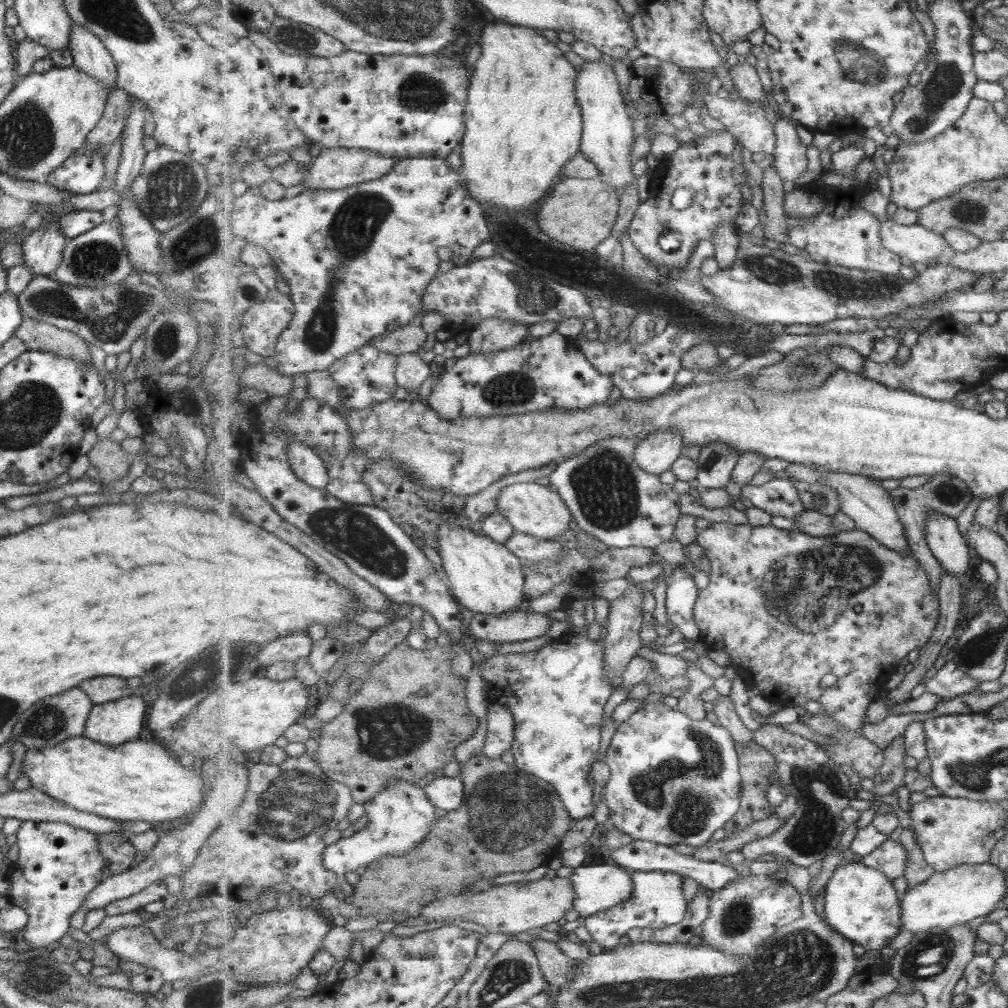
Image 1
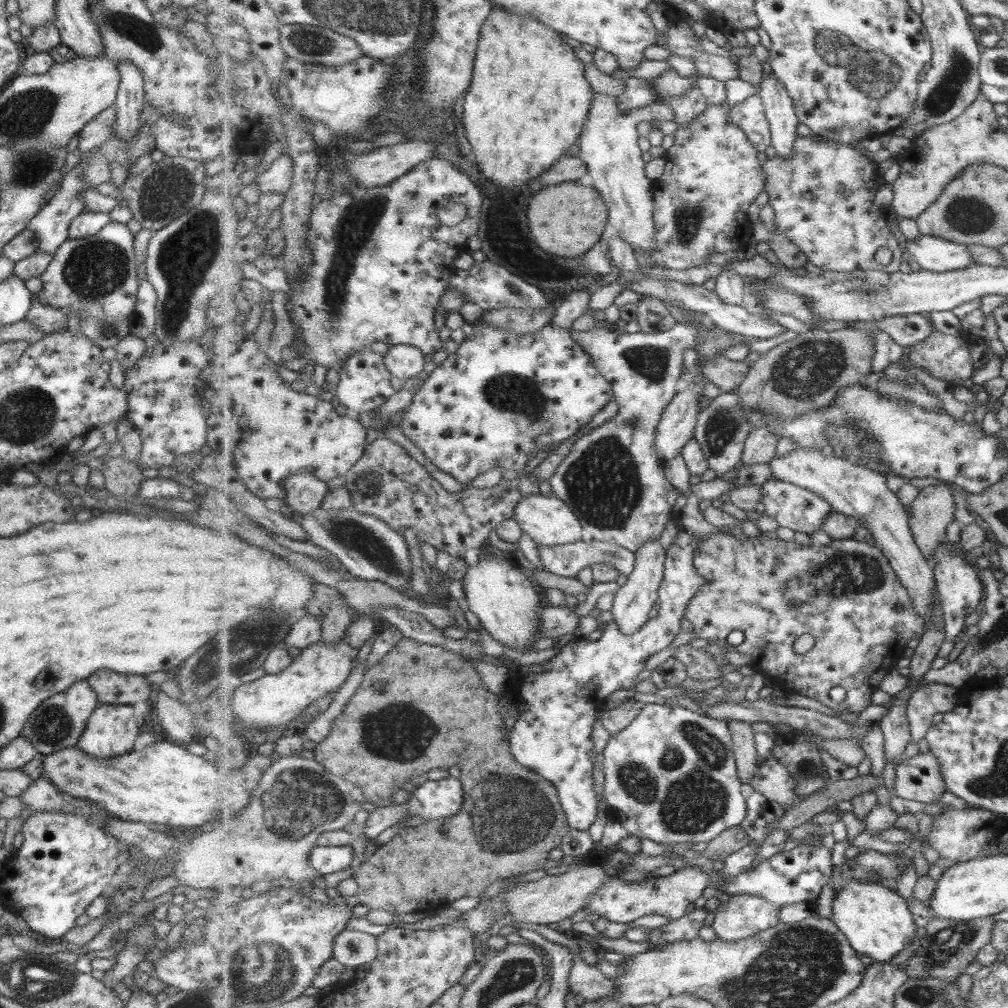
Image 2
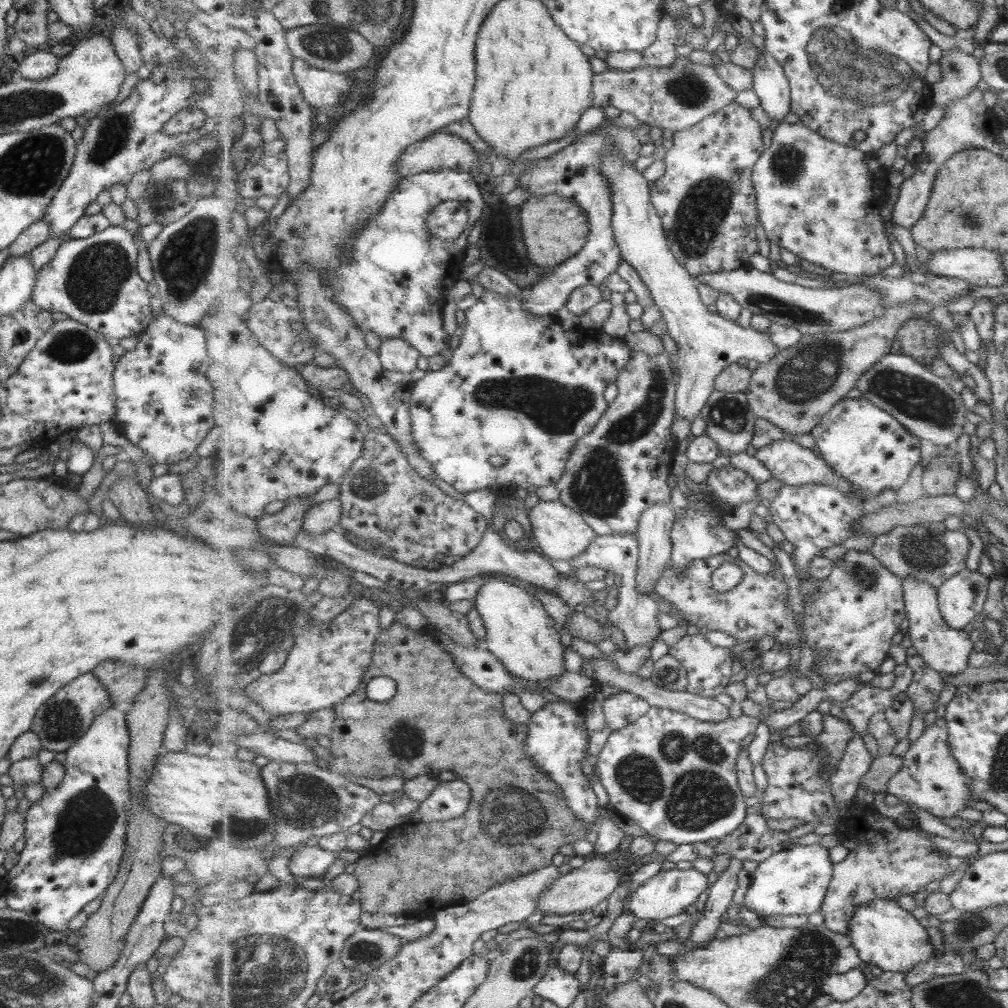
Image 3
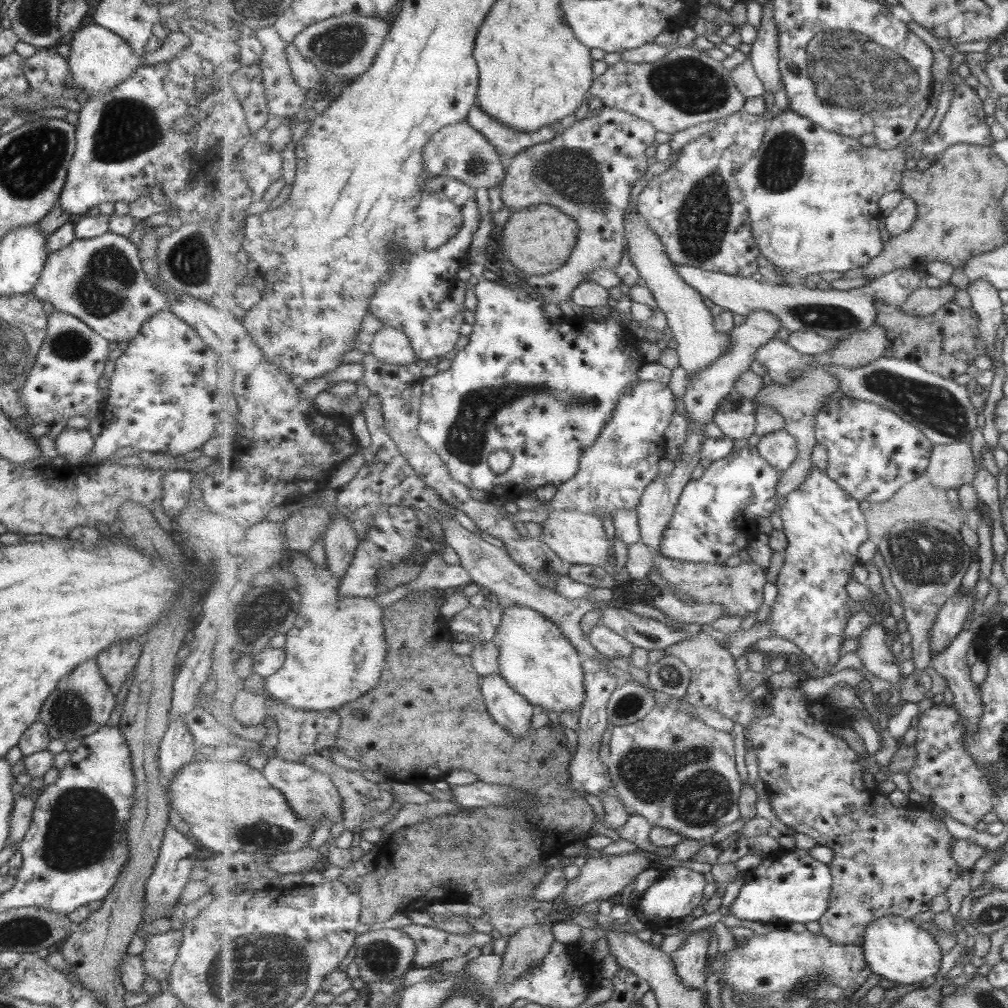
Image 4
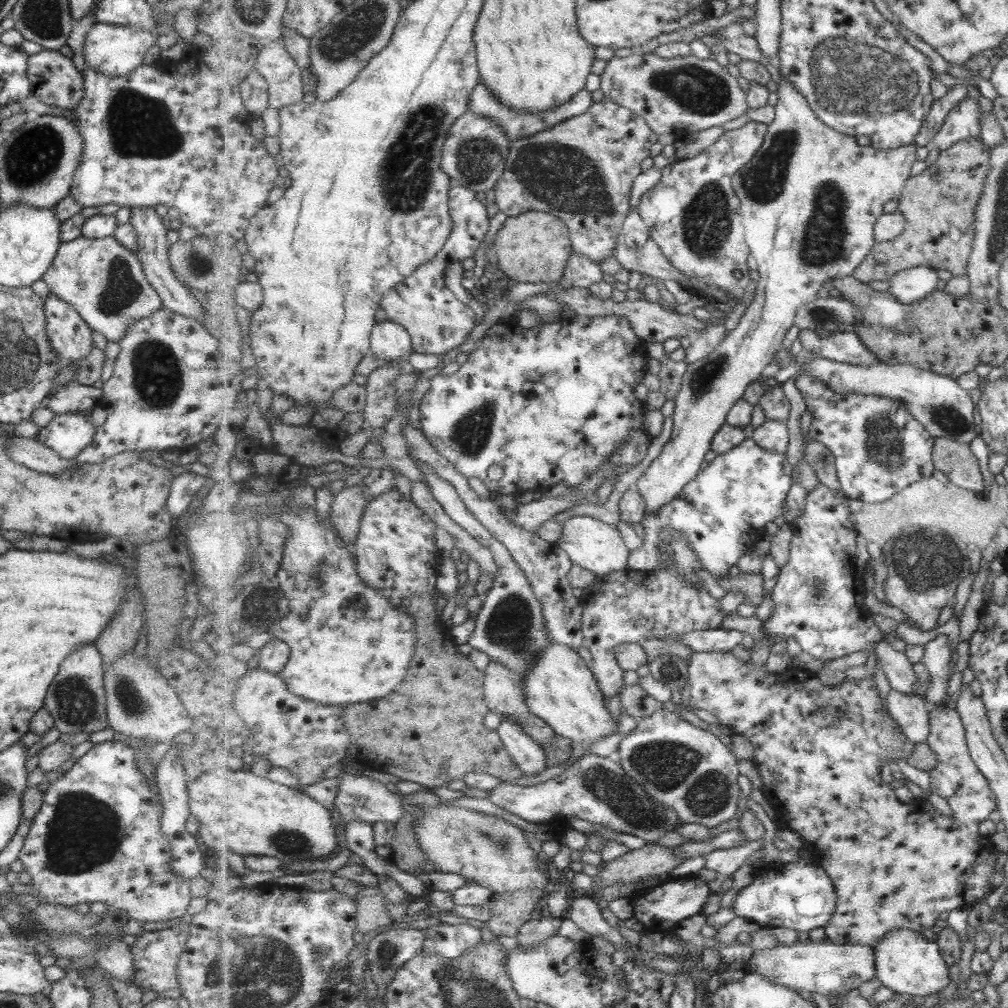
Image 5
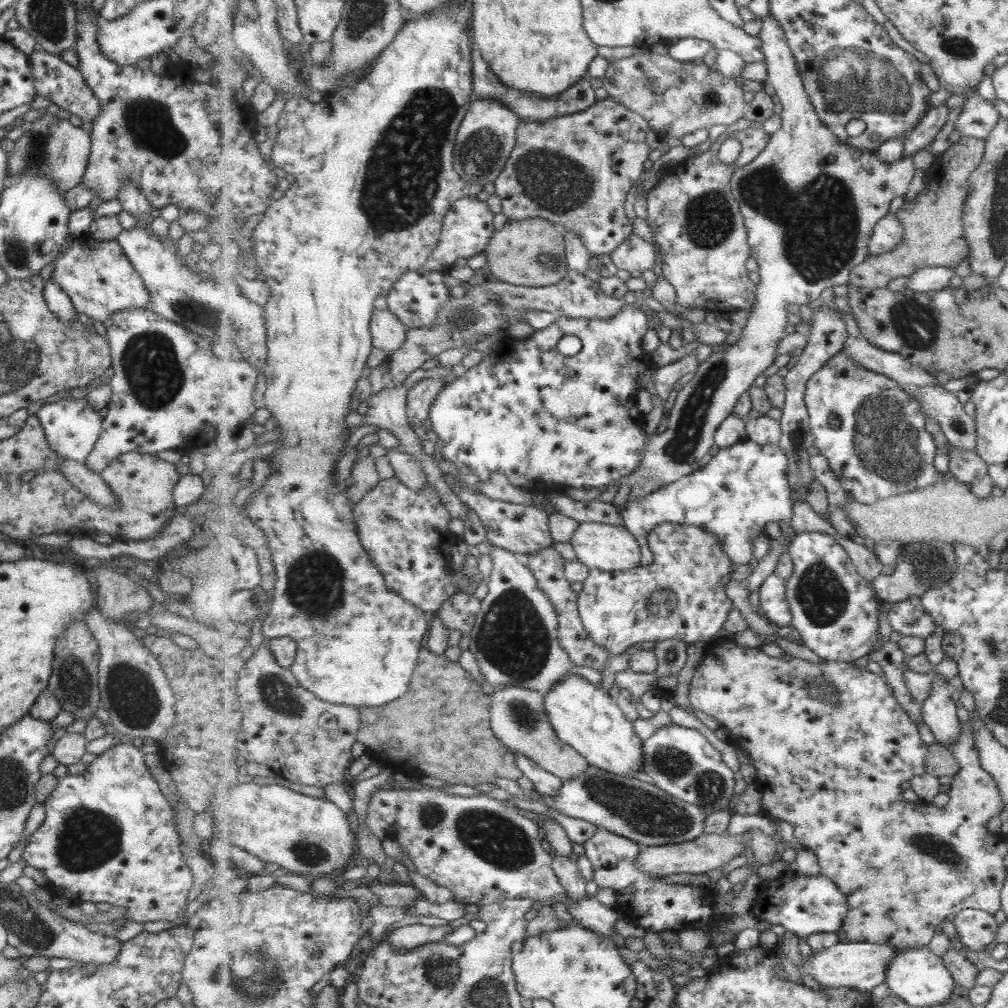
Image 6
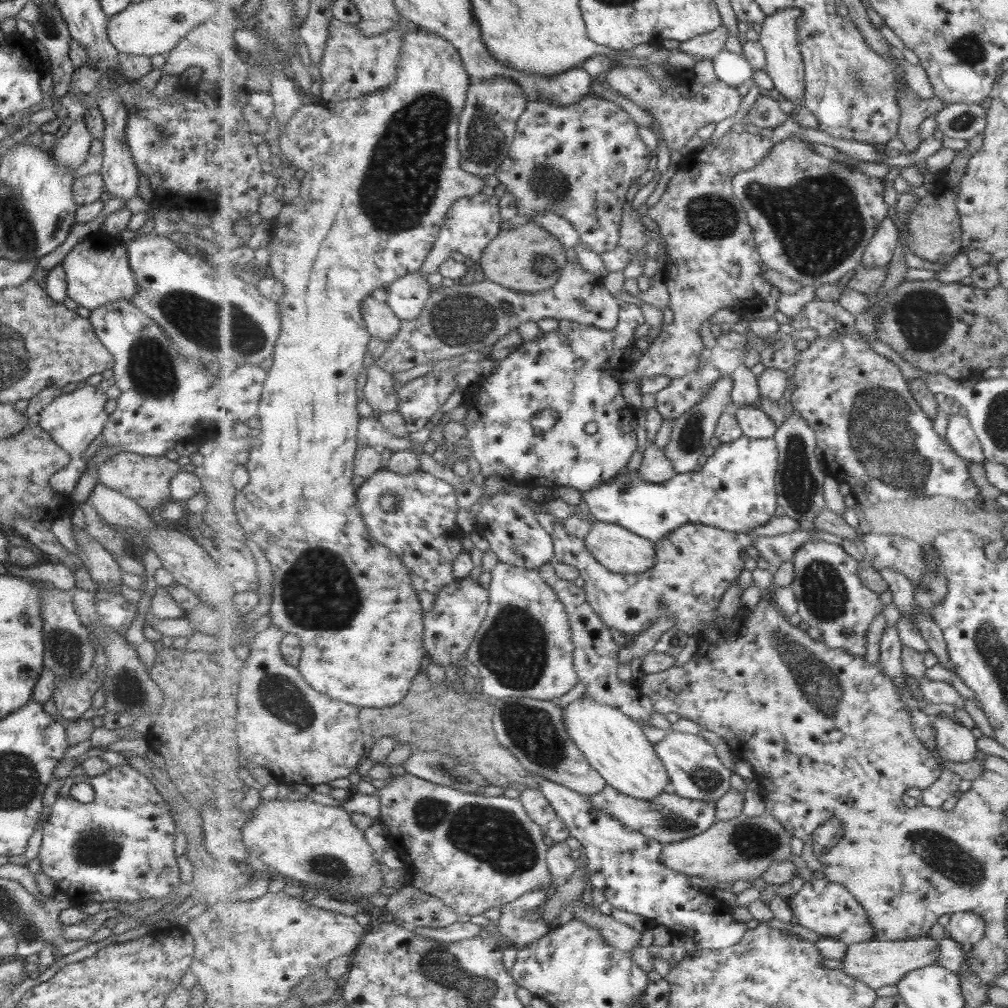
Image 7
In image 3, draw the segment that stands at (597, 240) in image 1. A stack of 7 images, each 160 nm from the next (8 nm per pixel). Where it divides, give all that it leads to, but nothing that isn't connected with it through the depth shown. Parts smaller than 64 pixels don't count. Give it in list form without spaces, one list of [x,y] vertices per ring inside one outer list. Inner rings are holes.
[[[558,194],[531,196],[522,204],[521,222],[528,259],[539,267],[555,268],[576,256],[590,238],[590,219],[570,198]]]

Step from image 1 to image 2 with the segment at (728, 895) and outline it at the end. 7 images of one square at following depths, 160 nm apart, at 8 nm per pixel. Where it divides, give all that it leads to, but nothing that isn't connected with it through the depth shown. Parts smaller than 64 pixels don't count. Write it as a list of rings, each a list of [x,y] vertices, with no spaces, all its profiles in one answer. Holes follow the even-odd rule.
[[[731,894],[727,902],[719,903],[711,926],[725,942],[749,939],[777,926],[782,907],[762,896]]]

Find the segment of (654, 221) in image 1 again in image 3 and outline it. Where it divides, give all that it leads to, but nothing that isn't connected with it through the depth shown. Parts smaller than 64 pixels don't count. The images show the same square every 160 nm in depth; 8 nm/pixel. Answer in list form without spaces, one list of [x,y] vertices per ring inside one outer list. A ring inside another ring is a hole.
[[[735,101],[699,124],[677,131],[671,139],[672,147],[665,151],[666,173],[650,182],[652,200],[666,228],[670,250],[694,278],[749,266],[753,254],[759,253],[755,228],[760,222],[760,213],[753,168],[766,149],[759,121],[755,120],[751,109]]]

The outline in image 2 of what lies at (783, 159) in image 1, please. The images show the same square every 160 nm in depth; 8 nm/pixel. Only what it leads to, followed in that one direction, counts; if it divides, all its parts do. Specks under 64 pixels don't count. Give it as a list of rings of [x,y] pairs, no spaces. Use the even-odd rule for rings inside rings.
[[[767,68],[759,83],[758,95],[766,107],[766,117],[772,130],[772,146],[778,156],[790,159],[794,155],[797,136],[797,126],[800,120],[796,113],[794,100],[791,98],[786,84],[780,81]]]

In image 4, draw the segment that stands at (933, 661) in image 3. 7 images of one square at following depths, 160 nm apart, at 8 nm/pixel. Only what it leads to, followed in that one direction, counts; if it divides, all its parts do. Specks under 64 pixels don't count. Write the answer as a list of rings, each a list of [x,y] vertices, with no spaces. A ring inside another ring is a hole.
[[[963,629],[956,637],[948,644],[944,650],[932,650],[934,666],[939,674],[942,674],[948,682],[948,688],[953,694],[953,706],[960,714],[960,721],[965,729],[979,729],[979,722],[982,719],[984,711],[984,702],[981,700],[981,690],[979,685],[974,684],[971,680],[971,668],[967,664],[967,652],[977,648],[977,633],[973,633],[969,629]]]

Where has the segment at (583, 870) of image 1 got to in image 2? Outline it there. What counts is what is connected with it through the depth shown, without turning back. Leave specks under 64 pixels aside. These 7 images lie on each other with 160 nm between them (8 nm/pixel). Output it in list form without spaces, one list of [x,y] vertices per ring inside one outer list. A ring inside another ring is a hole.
[[[689,868],[689,870],[676,870],[670,876],[661,876],[655,882],[625,882],[622,877],[609,876],[600,888],[588,900],[585,911],[593,911],[599,917],[608,918],[623,924],[635,922],[642,916],[649,914],[660,914],[670,916],[672,920],[677,920],[685,916],[689,904],[693,904],[697,898],[703,896],[703,890],[709,888],[709,878],[703,870],[699,868]]]

